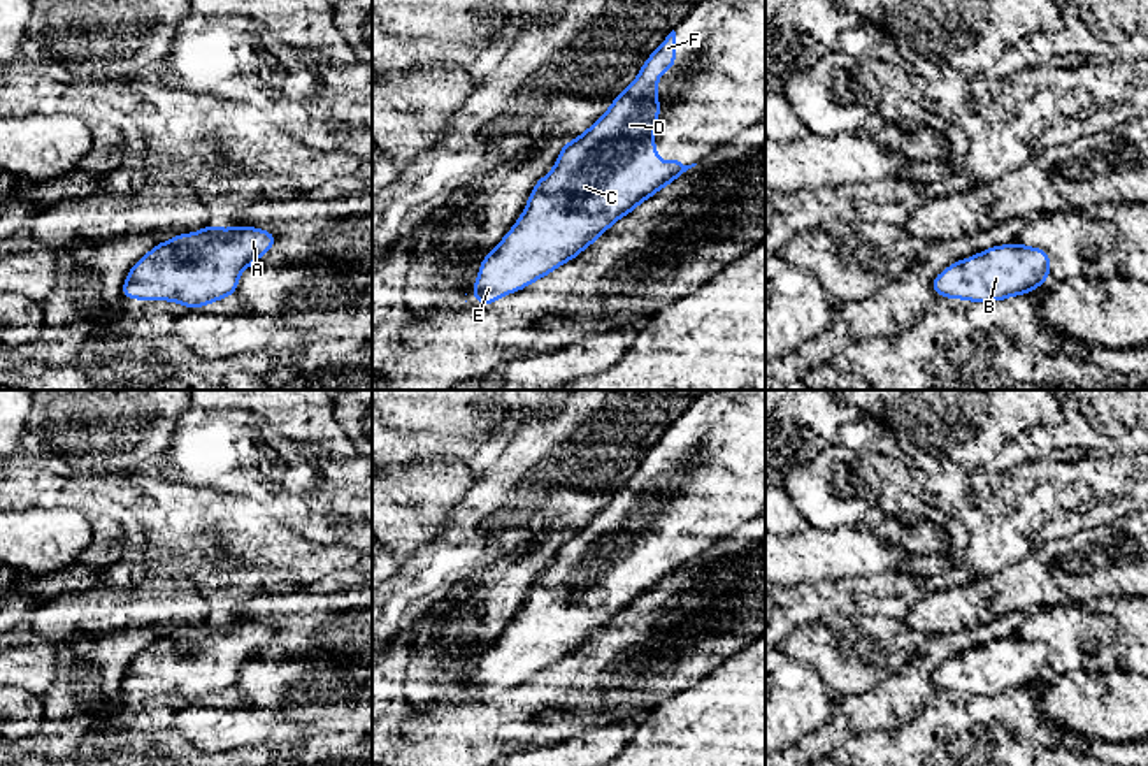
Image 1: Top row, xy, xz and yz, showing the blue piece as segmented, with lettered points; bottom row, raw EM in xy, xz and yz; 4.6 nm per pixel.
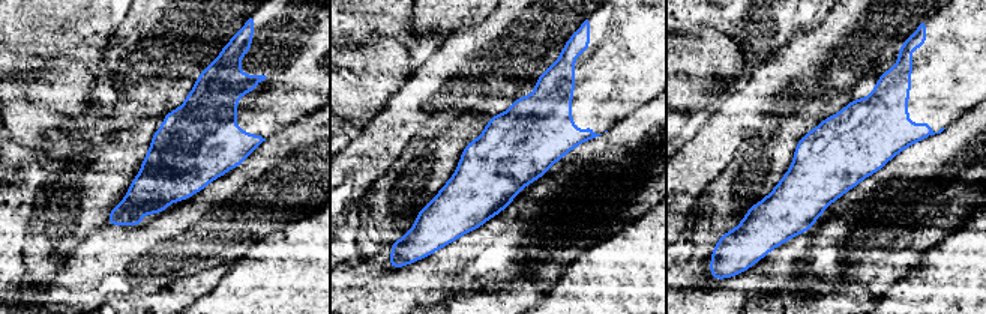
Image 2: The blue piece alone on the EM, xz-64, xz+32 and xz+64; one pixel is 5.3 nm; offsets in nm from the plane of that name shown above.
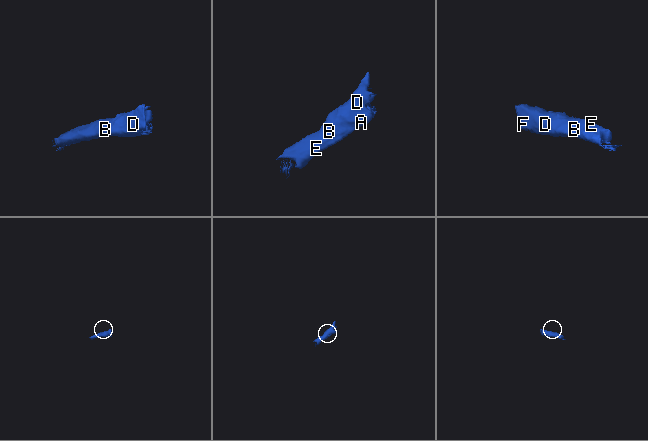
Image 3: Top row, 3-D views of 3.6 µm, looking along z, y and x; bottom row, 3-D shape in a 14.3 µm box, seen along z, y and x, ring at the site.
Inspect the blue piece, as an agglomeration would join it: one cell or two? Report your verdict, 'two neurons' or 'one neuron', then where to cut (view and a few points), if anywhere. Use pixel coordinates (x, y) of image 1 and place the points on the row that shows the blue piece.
one neuron | no cut

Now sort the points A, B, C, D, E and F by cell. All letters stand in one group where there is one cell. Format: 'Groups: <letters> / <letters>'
Groups: A B C D E F

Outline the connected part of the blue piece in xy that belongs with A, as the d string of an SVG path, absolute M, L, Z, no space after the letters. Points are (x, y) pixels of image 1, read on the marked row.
M207 225L193 234L179 234L158 242L132 265L121 297L204 307L237 293L240 272L276 242L276 234L256 227Z

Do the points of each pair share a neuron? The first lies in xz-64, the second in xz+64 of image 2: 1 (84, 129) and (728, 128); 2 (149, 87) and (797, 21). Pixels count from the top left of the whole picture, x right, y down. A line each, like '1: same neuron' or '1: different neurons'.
1: same neuron
2: different neurons

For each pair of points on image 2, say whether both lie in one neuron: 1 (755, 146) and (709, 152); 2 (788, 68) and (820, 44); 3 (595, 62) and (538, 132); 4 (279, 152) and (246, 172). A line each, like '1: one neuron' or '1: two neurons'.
1: two neurons
2: one neuron
3: one neuron
4: one neuron

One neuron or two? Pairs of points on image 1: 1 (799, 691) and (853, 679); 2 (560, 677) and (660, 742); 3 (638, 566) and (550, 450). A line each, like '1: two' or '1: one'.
1: two
2: two
3: two

